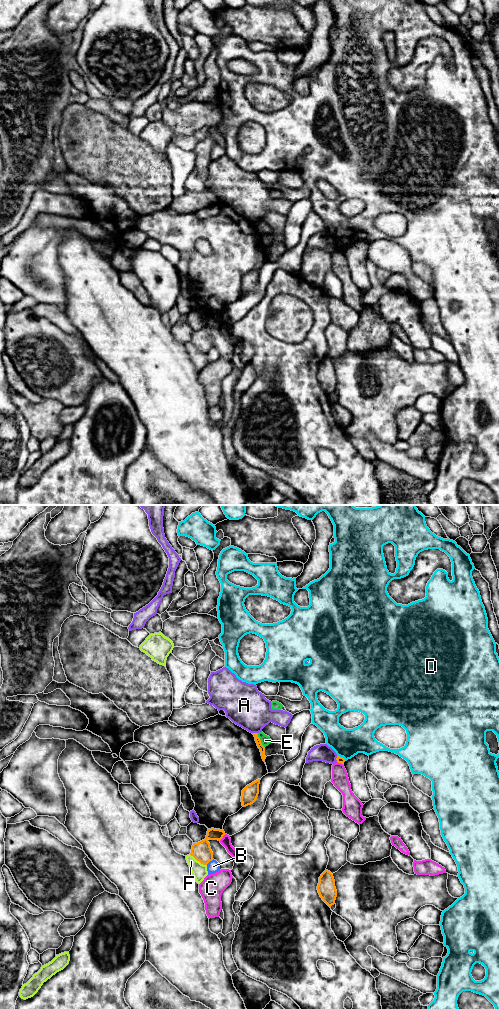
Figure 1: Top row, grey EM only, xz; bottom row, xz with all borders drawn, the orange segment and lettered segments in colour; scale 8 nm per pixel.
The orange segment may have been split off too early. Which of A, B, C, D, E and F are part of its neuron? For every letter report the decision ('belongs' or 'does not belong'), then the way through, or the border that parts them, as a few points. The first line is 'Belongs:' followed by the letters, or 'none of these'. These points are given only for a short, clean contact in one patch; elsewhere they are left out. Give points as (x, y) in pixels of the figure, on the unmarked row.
Belongs: none of these
A: does not belong
B: does not belong
C: does not belong
D: does not belong
E: does not belong
F: does not belong

